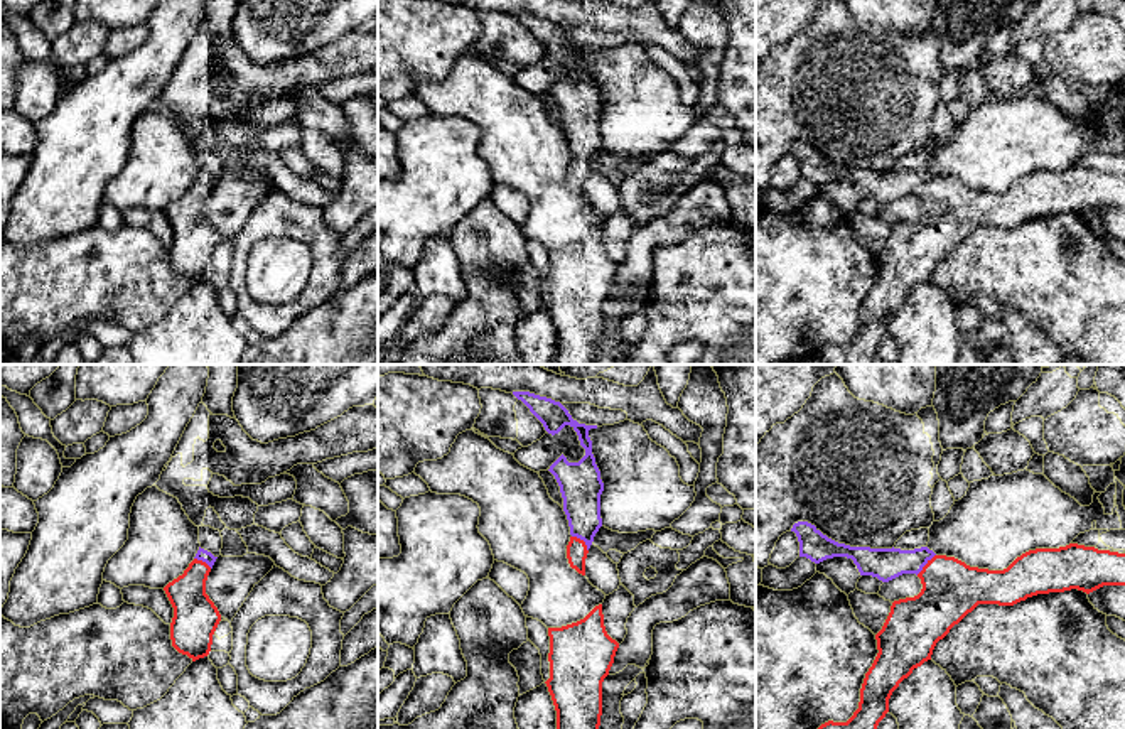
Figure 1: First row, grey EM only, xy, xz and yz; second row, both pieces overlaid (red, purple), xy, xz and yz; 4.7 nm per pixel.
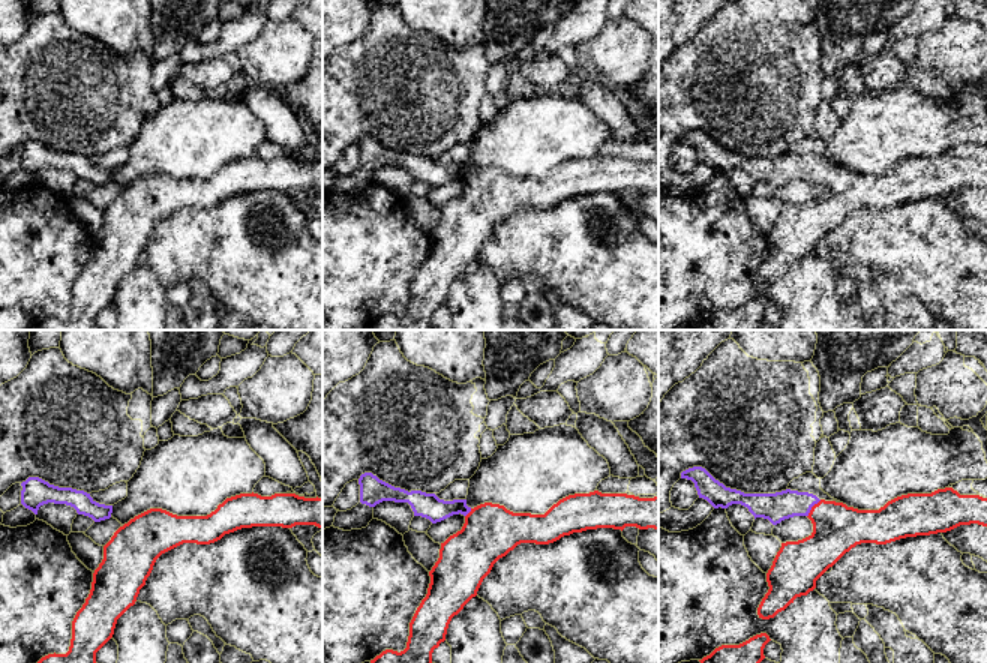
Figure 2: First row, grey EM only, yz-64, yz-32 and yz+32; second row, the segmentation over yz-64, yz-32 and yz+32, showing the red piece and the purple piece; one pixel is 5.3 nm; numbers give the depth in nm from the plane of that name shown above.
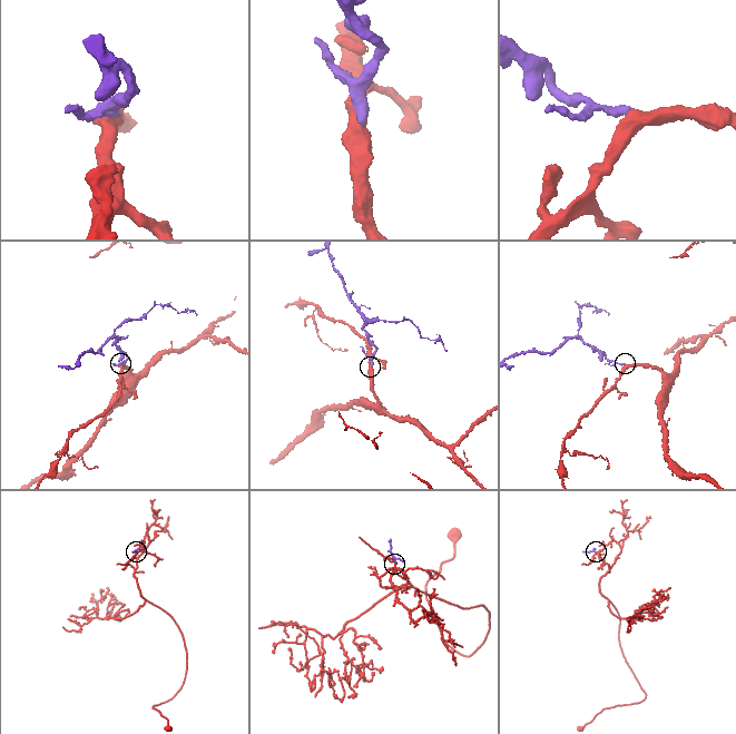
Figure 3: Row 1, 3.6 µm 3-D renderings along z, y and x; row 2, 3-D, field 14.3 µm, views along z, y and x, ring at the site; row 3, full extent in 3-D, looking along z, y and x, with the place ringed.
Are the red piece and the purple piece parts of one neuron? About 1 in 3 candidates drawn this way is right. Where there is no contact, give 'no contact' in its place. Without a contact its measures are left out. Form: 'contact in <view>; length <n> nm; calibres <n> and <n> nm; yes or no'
contact in yz; length 140 nm; calibres 280 and 160 nm; yes

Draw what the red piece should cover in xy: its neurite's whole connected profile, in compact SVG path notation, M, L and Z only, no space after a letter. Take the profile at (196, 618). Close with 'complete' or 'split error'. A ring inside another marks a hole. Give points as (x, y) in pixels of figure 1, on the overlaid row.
M199 547L184 574L164 587L174 608L172 646L192 662L209 655L213 634L221 621L218 608L206 594L206 580L216 559Z; split error

